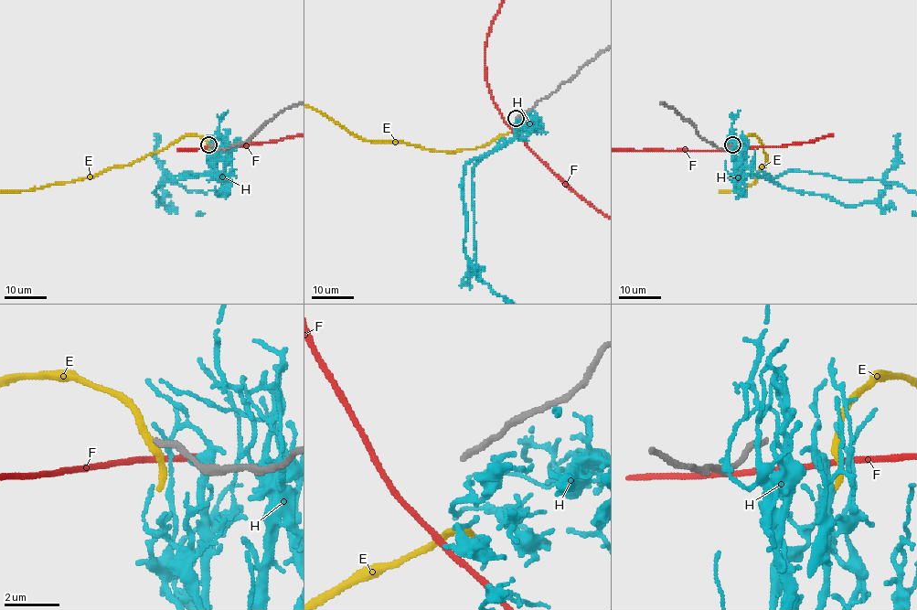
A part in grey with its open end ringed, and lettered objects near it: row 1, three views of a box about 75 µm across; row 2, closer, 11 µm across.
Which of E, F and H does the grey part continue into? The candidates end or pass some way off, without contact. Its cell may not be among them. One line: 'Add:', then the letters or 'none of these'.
Add: E

